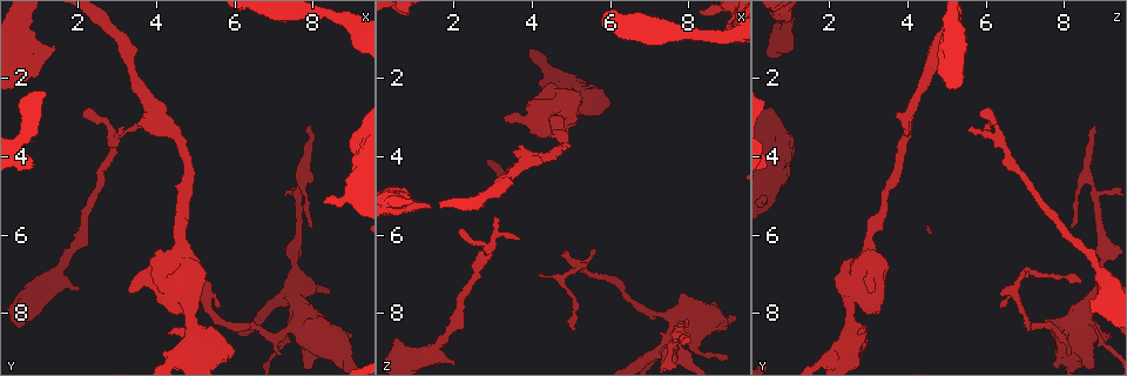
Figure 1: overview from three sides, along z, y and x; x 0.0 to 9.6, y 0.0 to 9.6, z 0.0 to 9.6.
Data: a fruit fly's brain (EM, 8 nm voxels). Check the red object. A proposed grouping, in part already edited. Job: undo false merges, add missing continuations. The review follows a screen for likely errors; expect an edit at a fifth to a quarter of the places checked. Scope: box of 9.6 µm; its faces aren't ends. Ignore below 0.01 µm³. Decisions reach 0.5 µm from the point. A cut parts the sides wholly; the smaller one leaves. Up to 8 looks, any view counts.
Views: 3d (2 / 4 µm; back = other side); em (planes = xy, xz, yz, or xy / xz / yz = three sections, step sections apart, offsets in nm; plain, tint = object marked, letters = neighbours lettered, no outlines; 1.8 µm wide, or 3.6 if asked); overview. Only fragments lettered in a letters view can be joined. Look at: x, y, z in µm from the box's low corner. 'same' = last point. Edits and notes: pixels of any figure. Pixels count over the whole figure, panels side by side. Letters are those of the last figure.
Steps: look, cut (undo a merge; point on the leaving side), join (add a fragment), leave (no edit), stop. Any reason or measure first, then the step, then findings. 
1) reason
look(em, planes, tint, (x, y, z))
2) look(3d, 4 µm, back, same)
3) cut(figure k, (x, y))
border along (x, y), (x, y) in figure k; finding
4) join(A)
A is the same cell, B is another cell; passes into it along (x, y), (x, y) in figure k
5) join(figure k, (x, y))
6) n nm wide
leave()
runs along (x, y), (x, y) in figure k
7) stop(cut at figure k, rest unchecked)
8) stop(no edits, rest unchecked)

branch stops here
look(em, 3.6 µm, xy, step 8, tint, (2.15, 2.85, 5.80))

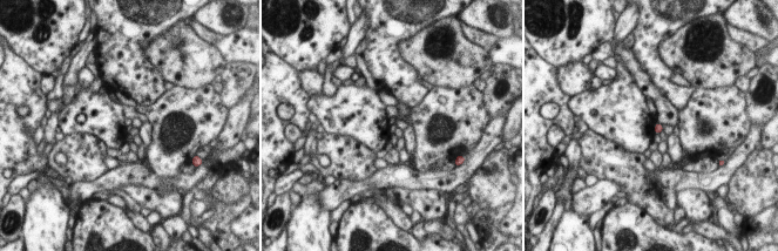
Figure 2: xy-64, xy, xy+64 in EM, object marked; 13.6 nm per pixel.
look(em, 3.6 µm, planes, letters, same)

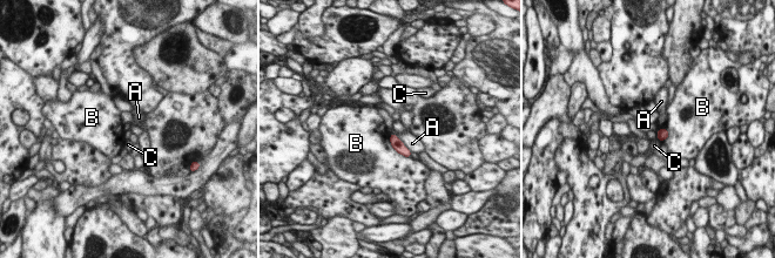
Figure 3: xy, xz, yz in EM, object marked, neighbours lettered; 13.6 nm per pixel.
120 nm wide
leave()
A, B and C are other cells; border along (392, 133), (411, 151) in figure 3; no lettered fragment goes on from it

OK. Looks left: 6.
free end
look(em, yz, step 8, letters, (1.45, 1.20, 5.25))

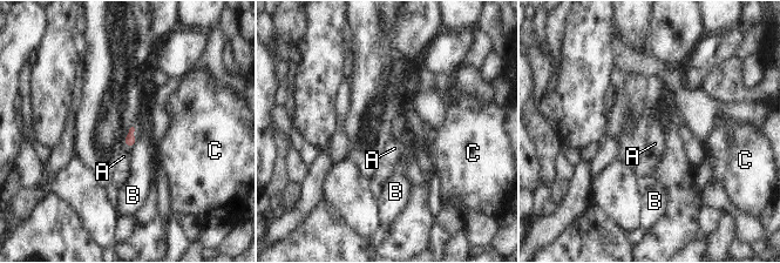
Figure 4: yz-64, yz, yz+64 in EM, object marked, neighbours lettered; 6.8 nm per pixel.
look(em, planes, letters, same)

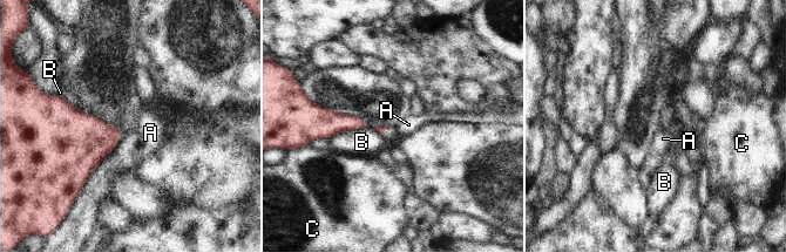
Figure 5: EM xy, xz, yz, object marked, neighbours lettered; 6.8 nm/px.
leave()
A, B and C are other cells; border along (119, 142), (90, 172), (82, 188) in figure 5; none of them fits

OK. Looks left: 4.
abrupt turn
look(em, 3.6 µm, yz, step 4, letters, (7.80, 8.15, 8.40))

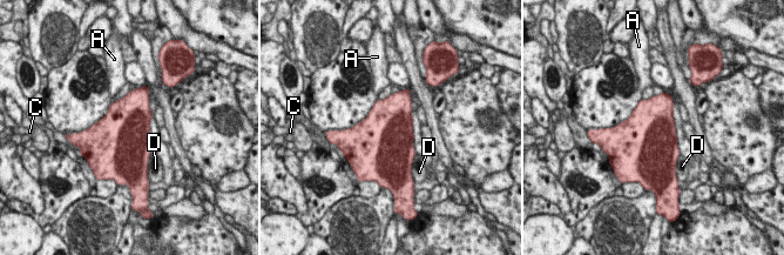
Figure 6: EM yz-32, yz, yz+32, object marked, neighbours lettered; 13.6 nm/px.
cut it another way
look(em, 3.6 µm, planes, letters, same)

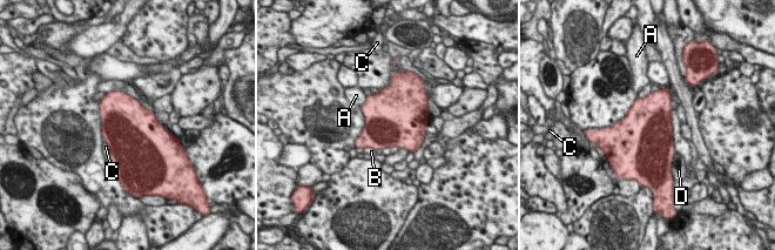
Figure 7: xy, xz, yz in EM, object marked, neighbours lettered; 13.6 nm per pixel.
leave()
A, B, C and D are other cells; all the same cell

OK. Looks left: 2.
stop(no edits, rest unchecked)

